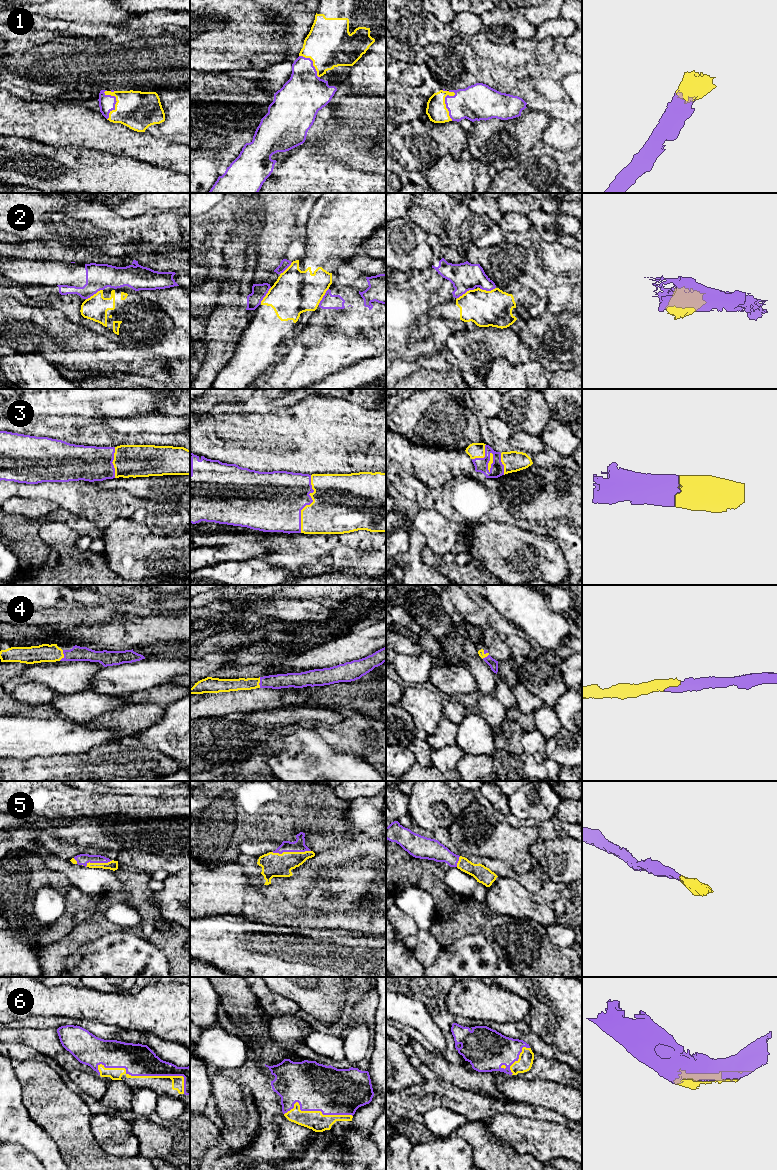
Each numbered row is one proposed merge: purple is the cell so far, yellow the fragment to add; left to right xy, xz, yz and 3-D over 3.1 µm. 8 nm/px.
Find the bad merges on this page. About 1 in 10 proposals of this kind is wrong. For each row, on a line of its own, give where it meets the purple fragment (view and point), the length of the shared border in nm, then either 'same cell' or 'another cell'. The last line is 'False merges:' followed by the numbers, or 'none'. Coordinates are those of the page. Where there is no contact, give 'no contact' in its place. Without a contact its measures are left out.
1: xy (116, 101) | 240 nm | same cell
2: yz (465, 292) | 180 nm | another cell
3: xz (309, 504) | 480 nm | same cell
4: xy (64, 655) | 90 nm | same cell
5: xz (291, 851) | 320 nm | same cell
6: xy (147, 1075) | 750 nm | same cell
False merges: 2

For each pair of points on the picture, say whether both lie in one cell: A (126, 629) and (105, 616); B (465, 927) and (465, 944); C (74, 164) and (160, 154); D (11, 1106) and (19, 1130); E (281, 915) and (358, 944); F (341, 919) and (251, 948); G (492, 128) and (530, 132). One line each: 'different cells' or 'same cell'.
A: different cells
B: different cells
C: different cells
D: same cell
E: different cells
F: different cells
G: same cell

